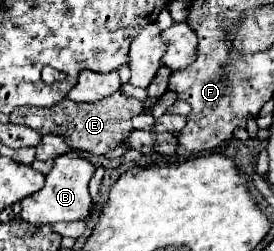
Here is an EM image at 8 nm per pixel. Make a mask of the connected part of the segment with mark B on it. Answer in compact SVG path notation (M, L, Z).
M69 151L53 161L53 169L45 177L45 185L41 191L25 197L21 201L21 219L43 225L43 223L57 223L57 221L81 221L87 219L93 201L89 195L89 179L93 177L95 167L91 161L79 157L75 151Z

